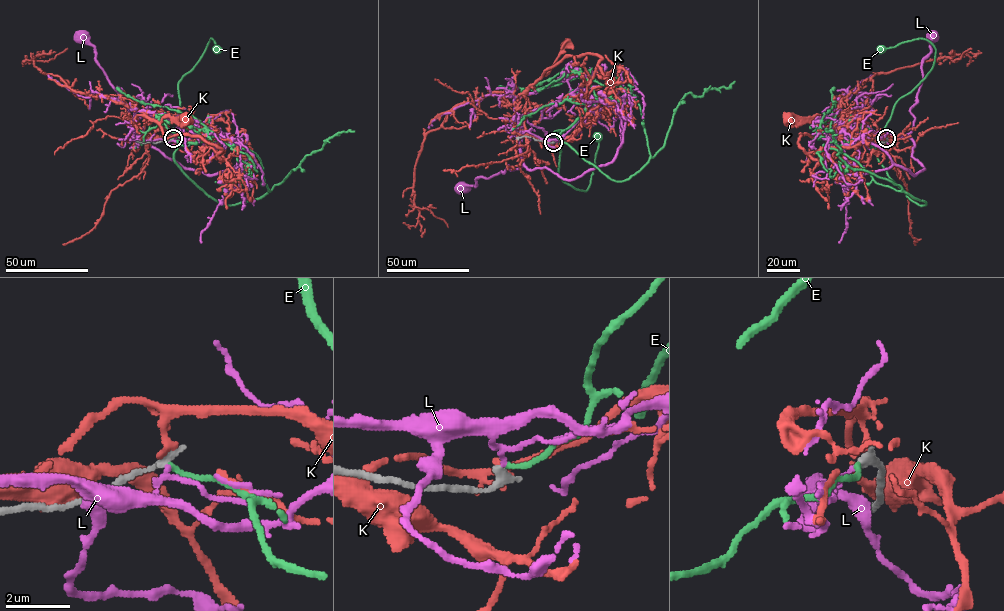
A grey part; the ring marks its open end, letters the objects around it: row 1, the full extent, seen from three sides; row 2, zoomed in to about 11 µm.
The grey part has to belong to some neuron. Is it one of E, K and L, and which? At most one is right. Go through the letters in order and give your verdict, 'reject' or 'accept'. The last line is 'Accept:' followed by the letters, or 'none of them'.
E: accept
K: reject
L: reject
Accept: E

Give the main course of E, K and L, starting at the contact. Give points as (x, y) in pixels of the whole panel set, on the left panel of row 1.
E: (173, 138), (179, 144), (183, 139), (178, 127), (178, 82), (198, 61), (211, 38), (217, 49)
K: (173, 138), (147, 138), (144, 133), (145, 113), (159, 122), (163, 117), (186, 117)
L: (172, 139), (141, 140), (137, 136), (143, 133), (96, 59), (94, 48), (82, 37)

